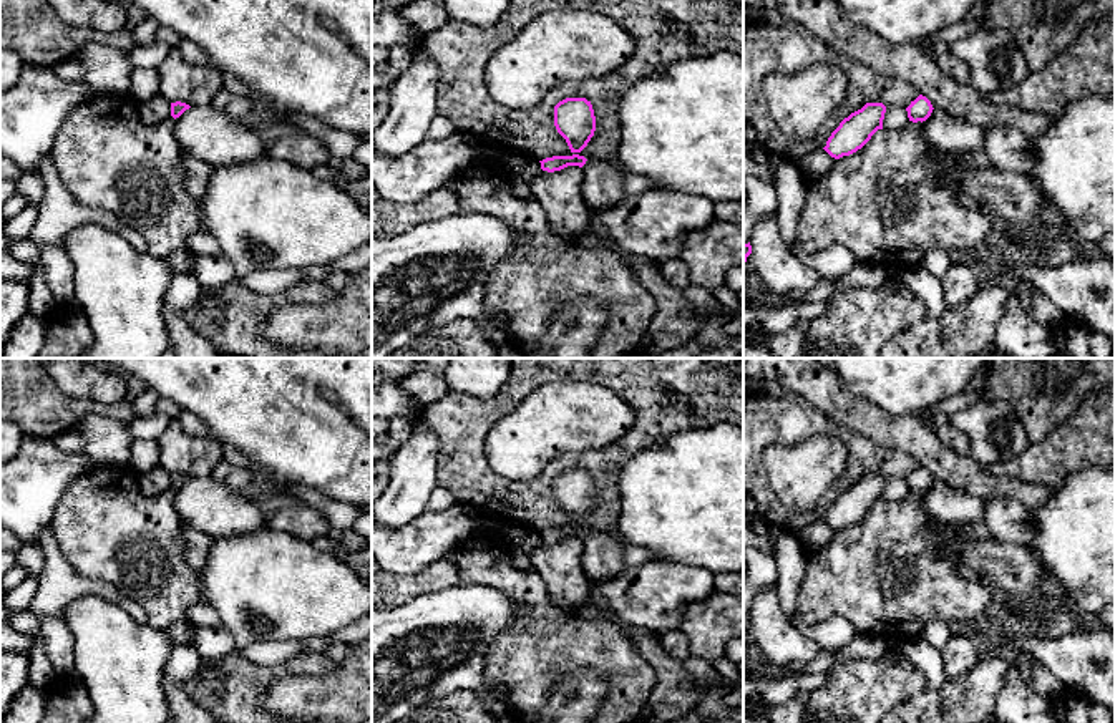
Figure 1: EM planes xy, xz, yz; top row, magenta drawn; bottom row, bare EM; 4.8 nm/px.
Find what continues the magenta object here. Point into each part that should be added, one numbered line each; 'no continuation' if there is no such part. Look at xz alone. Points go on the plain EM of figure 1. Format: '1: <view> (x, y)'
1: xz (603, 558)

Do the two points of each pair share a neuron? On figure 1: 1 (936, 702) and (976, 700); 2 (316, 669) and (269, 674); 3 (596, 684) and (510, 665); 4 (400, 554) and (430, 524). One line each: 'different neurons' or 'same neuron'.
1: same neuron
2: same neuron
3: different neurons
4: same neuron

